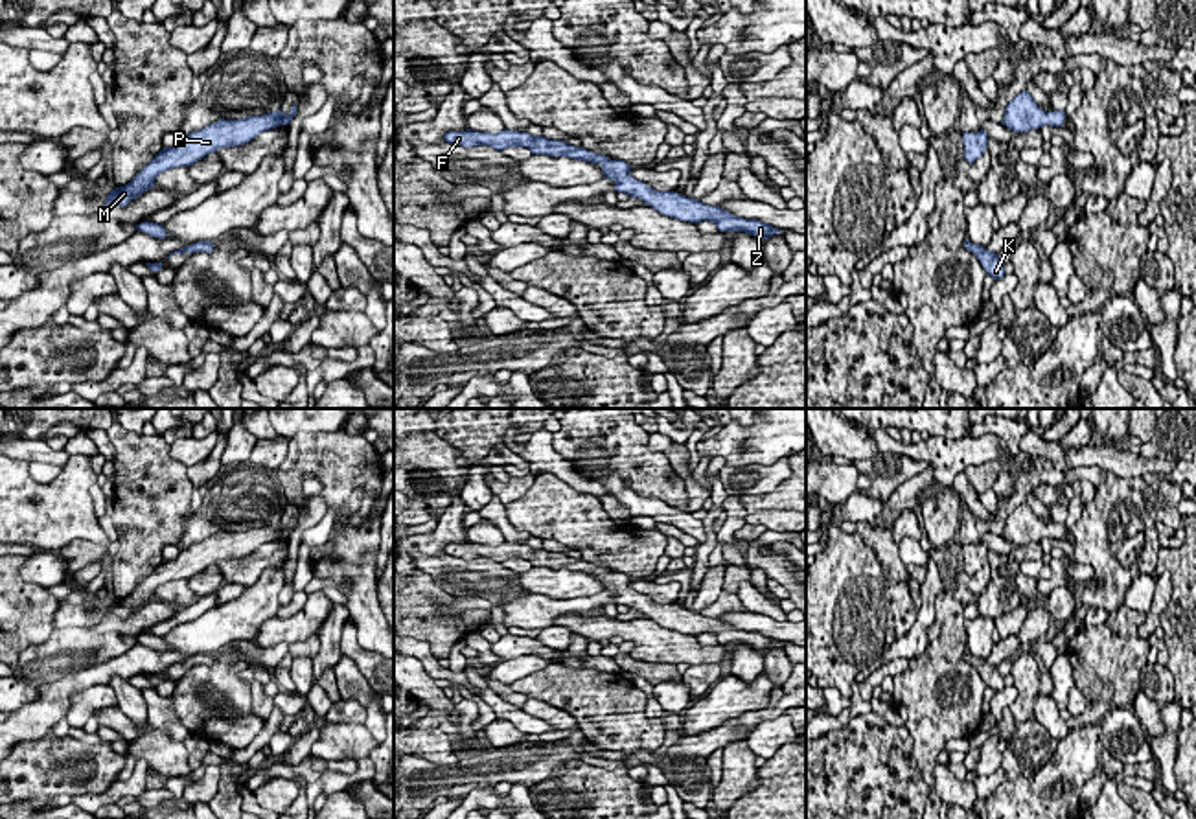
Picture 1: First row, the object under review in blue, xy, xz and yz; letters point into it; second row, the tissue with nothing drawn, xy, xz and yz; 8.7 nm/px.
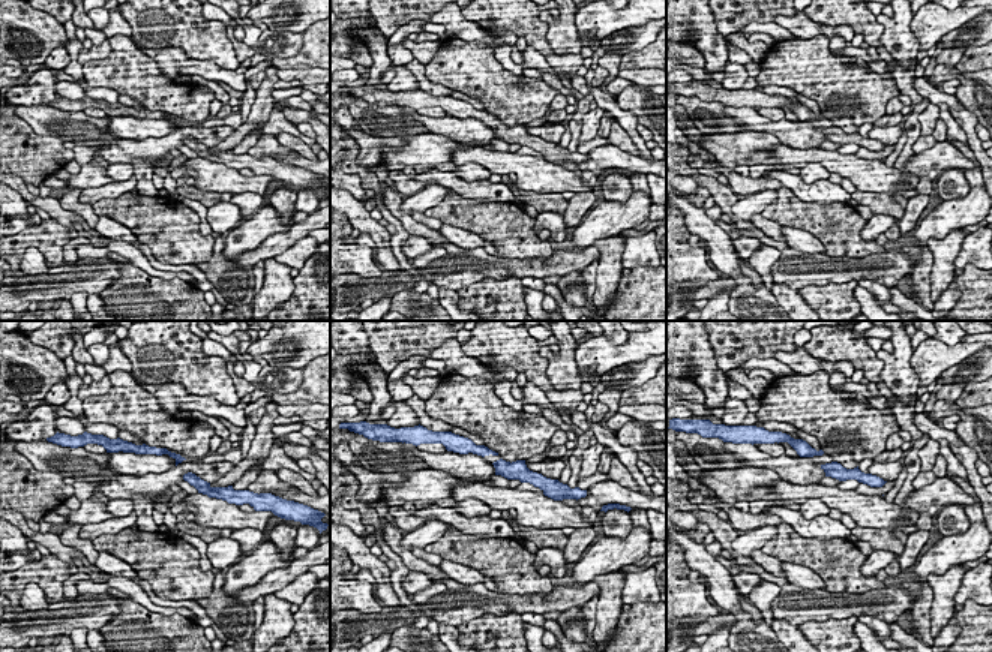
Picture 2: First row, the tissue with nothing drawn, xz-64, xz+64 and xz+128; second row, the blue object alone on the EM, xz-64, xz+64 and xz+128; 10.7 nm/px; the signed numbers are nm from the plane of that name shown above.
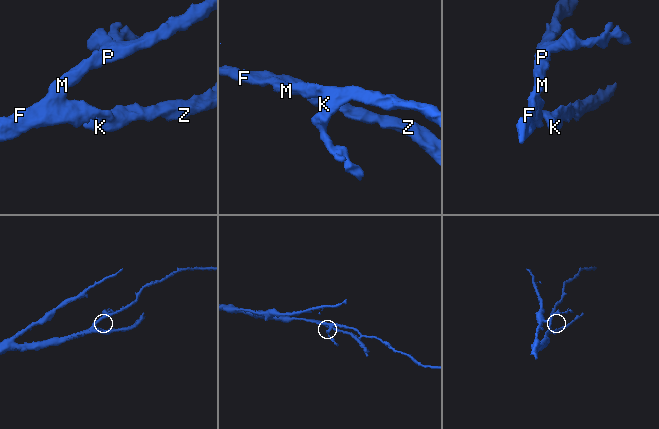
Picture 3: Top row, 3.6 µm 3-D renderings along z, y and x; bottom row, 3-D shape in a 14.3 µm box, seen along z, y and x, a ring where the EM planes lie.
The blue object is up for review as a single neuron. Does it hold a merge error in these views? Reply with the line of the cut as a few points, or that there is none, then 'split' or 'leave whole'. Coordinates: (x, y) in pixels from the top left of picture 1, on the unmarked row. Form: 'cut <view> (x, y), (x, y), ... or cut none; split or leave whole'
cut none; leave whole

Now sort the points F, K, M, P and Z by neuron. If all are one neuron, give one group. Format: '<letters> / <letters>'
F K M P Z

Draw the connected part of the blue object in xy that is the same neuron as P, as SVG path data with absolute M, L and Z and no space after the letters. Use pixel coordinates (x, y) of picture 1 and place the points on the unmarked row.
M298 519L289 526L282 523L243 532L219 532L201 543L180 550L177 559L164 559L129 596L112 602L105 617L127 618L132 611L155 598L155 591L173 580L191 578L221 559L236 559L254 552L258 547L280 537L289 537Z

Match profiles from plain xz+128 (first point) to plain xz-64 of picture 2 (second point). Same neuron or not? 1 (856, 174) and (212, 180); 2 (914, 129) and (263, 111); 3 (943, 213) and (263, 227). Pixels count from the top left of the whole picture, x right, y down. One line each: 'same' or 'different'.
1: same
2: different
3: same

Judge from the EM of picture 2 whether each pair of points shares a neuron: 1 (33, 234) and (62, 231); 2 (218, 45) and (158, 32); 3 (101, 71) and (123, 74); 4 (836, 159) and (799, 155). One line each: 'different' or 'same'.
1: same
2: same
3: same
4: same

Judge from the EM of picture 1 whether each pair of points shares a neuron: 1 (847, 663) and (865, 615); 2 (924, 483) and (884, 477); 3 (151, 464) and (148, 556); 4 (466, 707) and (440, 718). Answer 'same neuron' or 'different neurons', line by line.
1: same neuron
2: different neurons
3: same neuron
4: same neuron

